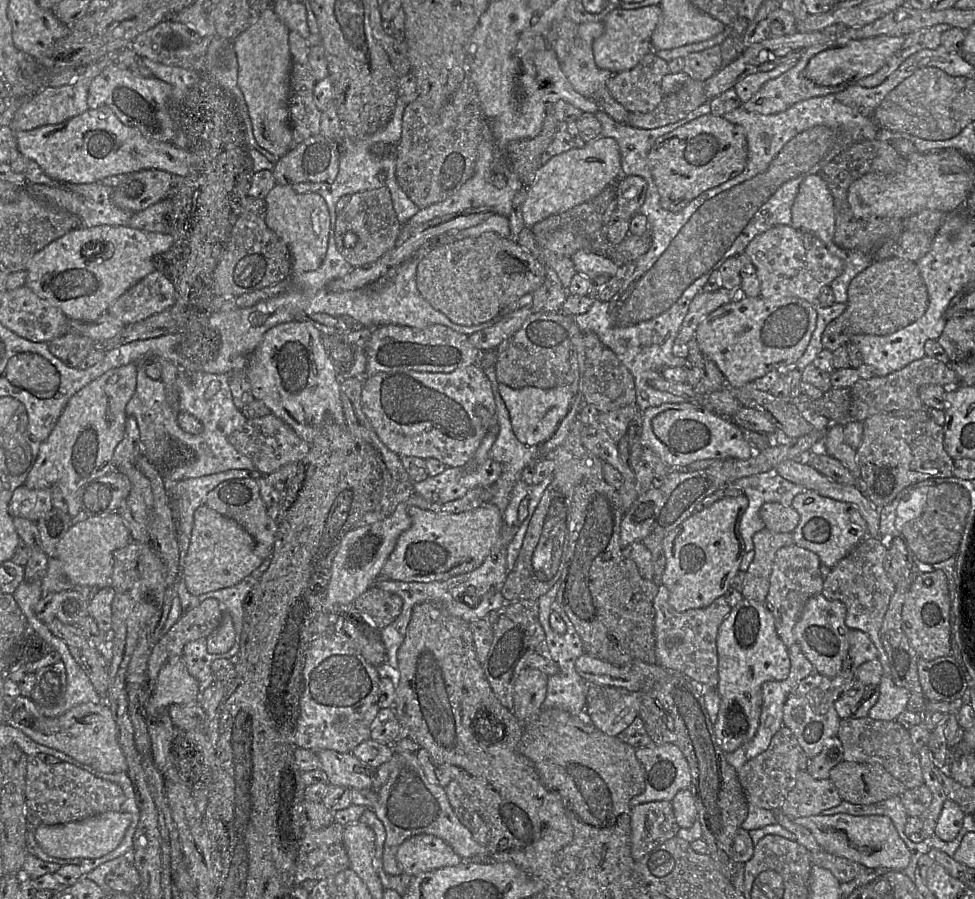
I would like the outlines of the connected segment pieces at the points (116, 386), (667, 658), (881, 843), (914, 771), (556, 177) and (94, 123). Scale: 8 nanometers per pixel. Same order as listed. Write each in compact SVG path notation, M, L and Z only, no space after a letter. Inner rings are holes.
M136 363L113 368L85 385L69 399L49 437L40 445L24 486L29 489L59 486L71 518L82 511L77 501L79 488L115 470L112 457L124 436L126 405L135 392L137 368Z
M660 585L653 600L657 664L672 673L679 673L689 677L704 688L717 688L719 682L718 631L732 607L725 596L721 596L707 607L677 612L671 607L668 599L669 592L667 588Z
M838 813L800 817L793 821L808 829L822 850L847 858L869 869L884 867L891 871L903 871L910 863L911 853L899 836L892 820L887 816L853 816Z
M850 717L840 720L837 736L843 746L844 761L881 765L907 788L900 798L909 817L919 817L930 806L933 795L924 784L919 751L913 747L909 730L897 721Z
M599 137L586 143L582 148L574 148L553 156L537 170L534 180L527 188L521 210L525 227L551 215L589 202L606 186L616 183L622 175L621 156L617 142L610 137Z
M108 107L86 110L63 123L15 133L16 147L36 162L59 184L91 184L121 174L158 169L185 177L191 171L193 156L171 142L146 138L137 128L124 125Z

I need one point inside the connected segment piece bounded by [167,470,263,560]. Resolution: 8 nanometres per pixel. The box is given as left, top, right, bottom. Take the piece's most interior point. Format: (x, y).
(186, 496)

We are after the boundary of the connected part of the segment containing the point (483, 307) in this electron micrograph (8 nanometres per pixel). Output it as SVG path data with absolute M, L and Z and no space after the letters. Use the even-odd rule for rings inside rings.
M487 232L429 250L418 262L416 285L421 296L450 321L463 326L496 320L502 311L545 281L545 267L510 238Z

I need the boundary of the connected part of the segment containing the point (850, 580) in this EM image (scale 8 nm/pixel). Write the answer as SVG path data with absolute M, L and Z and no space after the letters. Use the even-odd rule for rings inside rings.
M866 537L844 559L832 568L824 579L822 594L828 600L839 600L846 605L845 623L851 630L865 632L878 651L878 660L883 675L891 675L887 653L881 640L881 628L890 600L895 592L895 584L884 568L887 543L881 538Z

